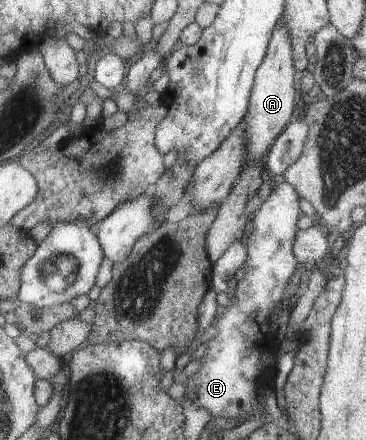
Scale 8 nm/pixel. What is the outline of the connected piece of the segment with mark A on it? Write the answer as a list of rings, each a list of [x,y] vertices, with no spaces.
[[[280,18],[275,27],[268,51],[257,71],[249,101],[250,107],[245,117],[248,157],[245,167],[252,162],[264,160],[280,134],[290,125],[296,116],[296,68],[293,54],[293,39],[285,26],[285,19]]]

